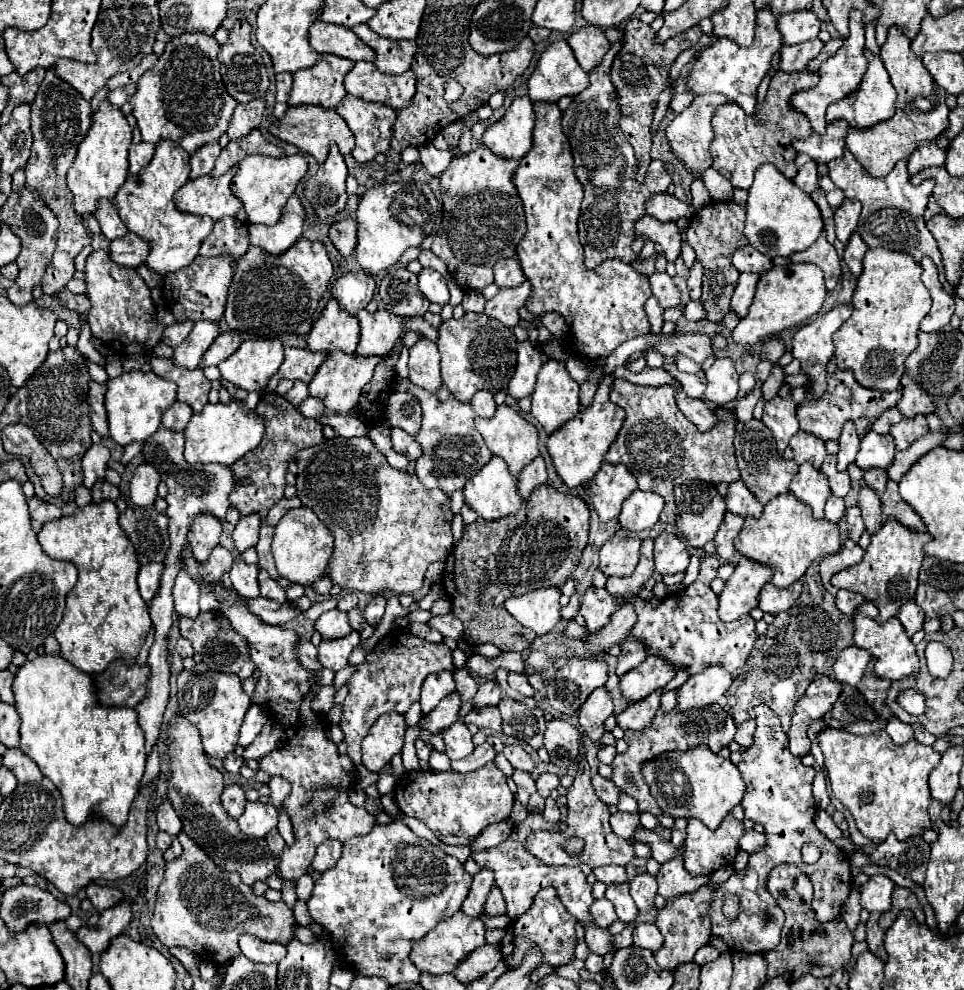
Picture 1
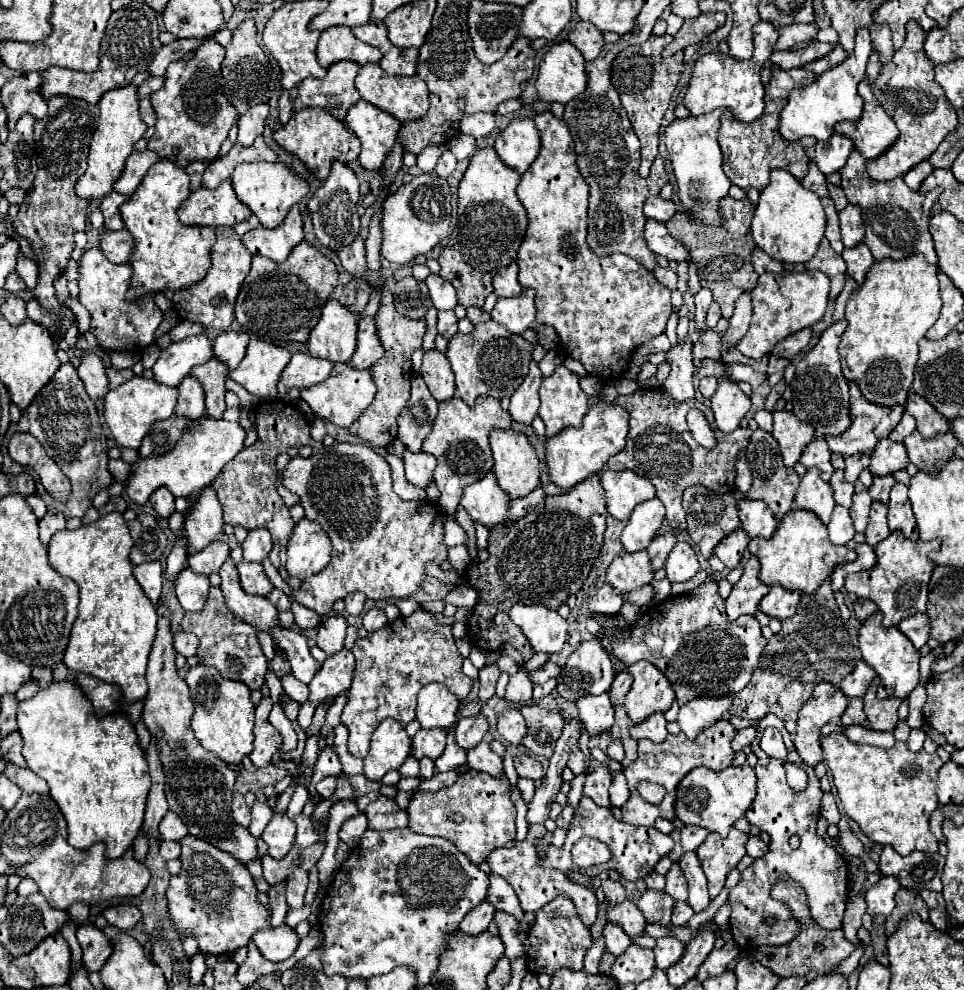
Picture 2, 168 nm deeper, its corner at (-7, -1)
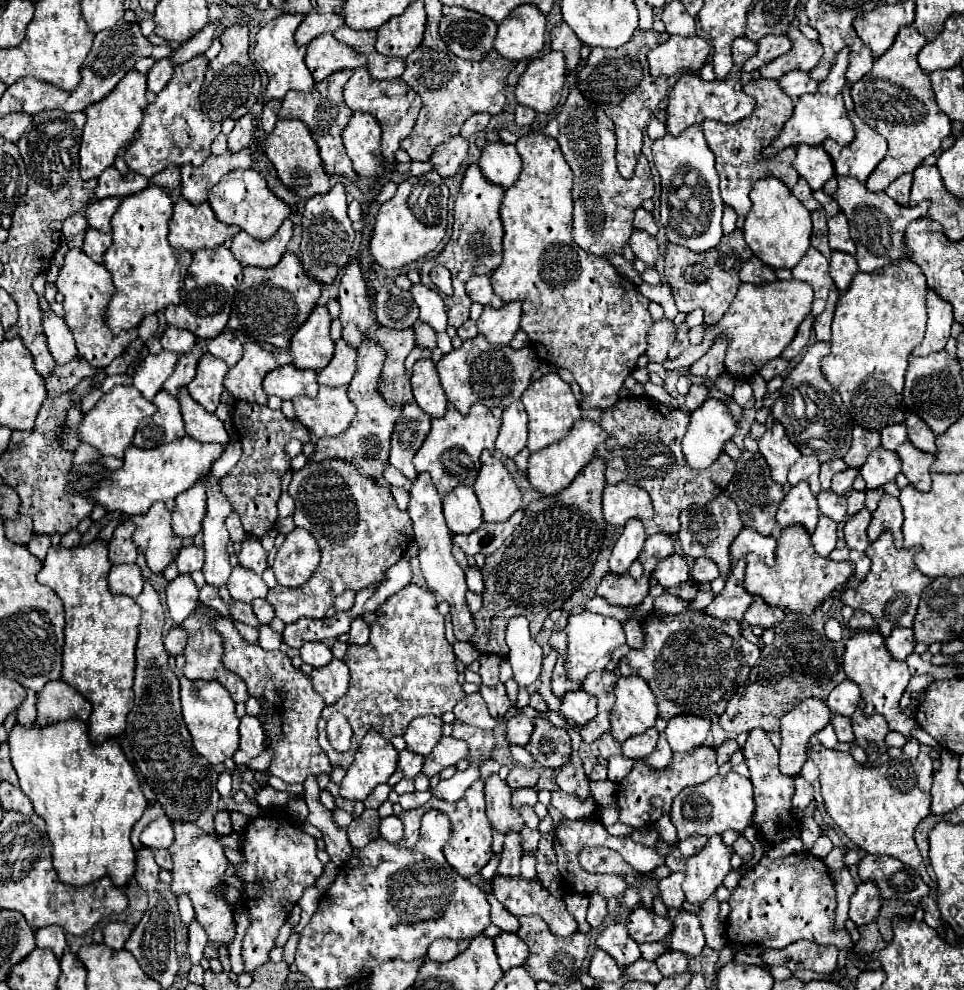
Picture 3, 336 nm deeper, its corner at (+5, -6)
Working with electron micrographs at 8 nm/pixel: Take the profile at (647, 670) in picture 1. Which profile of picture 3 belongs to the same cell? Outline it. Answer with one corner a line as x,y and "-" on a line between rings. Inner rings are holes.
619,676
615,686
615,704
611,710
611,734
625,742
655,726
657,706
651,688
639,676

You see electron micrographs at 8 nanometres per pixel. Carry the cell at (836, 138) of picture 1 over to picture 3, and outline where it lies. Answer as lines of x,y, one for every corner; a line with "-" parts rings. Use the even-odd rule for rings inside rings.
797,146
797,156
793,160
793,168
803,176
813,190
819,190
829,178
835,176
833,160
823,150
823,146

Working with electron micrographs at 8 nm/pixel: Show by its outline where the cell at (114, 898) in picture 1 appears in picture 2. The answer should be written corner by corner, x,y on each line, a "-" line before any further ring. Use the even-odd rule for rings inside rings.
117,905
117,907
109,907
103,911
105,919
109,921
109,925
121,929
121,931
129,931
133,929
139,919
141,919
141,911
133,905

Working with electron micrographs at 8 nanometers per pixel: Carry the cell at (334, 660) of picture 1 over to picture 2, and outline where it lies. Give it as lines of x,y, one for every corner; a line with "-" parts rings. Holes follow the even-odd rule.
347,649
325,659
321,671
309,683
309,691
311,691
309,699
307,703
301,705
301,711
299,711
297,721
303,729
311,725
315,707
319,705
319,701
327,697
337,697
343,691
349,691
351,681
353,681
353,671
355,671
355,657

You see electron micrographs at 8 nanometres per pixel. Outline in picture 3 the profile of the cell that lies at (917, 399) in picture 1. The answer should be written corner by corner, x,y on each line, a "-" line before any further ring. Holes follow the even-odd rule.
907,412
905,414
905,426
907,426
907,436
909,436
909,442
923,450
923,452
937,452
937,446
935,446
935,434
929,430
929,426
917,418
917,414
913,412

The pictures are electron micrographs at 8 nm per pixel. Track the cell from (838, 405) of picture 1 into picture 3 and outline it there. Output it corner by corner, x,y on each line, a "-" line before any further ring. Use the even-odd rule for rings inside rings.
861,426
853,428
853,442
849,452
843,456
843,462
851,468
861,468
865,464
865,458
871,450
881,446
879,430
863,430

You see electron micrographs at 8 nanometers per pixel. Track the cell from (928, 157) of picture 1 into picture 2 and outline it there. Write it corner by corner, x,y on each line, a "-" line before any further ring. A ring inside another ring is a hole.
921,161
919,165
915,165
915,167
903,177
903,181
905,181
905,185
907,185
909,189
917,191
919,185
923,183
923,179
925,179
931,171
933,171
933,165
931,165
929,161

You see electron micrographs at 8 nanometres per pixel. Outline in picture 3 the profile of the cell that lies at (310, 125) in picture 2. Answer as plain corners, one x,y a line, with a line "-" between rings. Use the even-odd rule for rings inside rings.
277,120
275,130
261,142
267,158
273,162
279,180
295,190
301,198
311,198
315,194
325,194
331,188
331,174
325,172
325,166
319,156
319,146
315,144
309,128
301,120

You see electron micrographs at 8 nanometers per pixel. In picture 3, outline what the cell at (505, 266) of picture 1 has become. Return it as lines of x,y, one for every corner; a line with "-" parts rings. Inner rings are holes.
491,274
473,276
473,278
467,282
467,294
471,296
473,302
479,302
479,304
491,304
491,306
495,306
495,308
503,306
503,300
493,292
493,286
491,286

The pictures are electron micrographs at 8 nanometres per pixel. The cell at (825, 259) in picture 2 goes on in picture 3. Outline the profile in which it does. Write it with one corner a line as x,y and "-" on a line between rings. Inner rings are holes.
809,248
807,254
803,256
803,260
791,272
793,272
795,280
803,280
803,282
809,282
813,286
815,298
813,298
811,314
819,316
825,308
829,286
833,284
833,280
829,276
829,260
819,250

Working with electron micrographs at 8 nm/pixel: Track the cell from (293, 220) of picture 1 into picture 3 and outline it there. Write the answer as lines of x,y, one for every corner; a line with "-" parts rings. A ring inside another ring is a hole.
285,218
279,230
267,240
257,240
247,232
239,232
233,236
231,252
241,262
241,266
271,268
285,254
285,246
291,240
291,232
293,232
293,224
289,218

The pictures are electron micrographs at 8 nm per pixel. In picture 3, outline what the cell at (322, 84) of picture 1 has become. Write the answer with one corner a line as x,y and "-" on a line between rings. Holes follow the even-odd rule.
339,70
337,74
331,74
329,78
325,78
325,82
317,82
311,92
289,90
289,94
283,98
279,118
303,120
309,126
309,130
321,150
321,158
323,158
323,164
327,166
327,172
329,174
345,174
351,180
355,180
351,160
349,160
349,156
343,148
343,142
341,142
341,130
347,126
347,122
353,114
353,110
343,102
343,86
351,78
351,74
353,74
351,70

